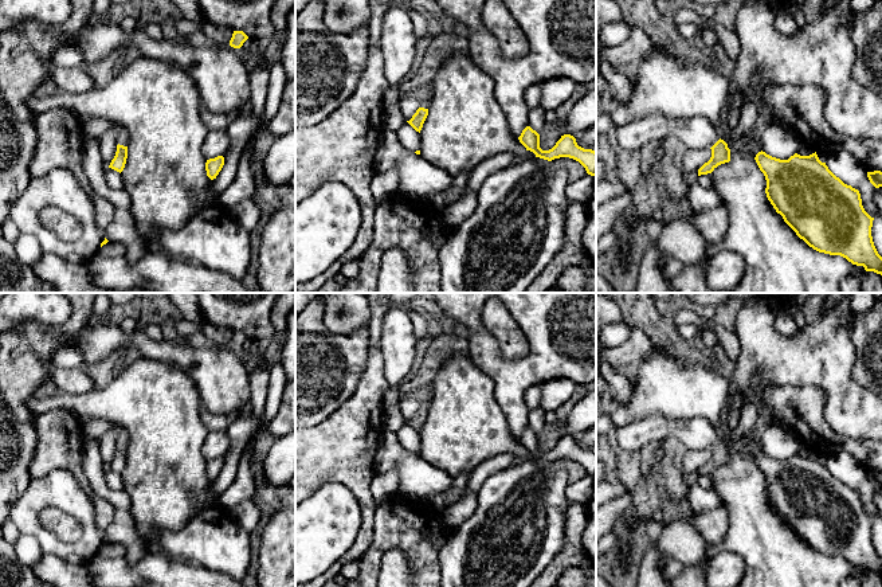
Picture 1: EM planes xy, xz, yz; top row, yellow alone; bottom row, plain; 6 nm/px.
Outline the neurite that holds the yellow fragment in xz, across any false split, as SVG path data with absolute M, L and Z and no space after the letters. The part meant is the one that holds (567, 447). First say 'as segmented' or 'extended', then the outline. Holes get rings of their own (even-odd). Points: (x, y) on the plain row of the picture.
as segmented | M526 427L521 437L520 443L536 455L536 458L552 462L560 458L569 458L579 462L588 476L596 477L596 453L592 450L584 450L577 446L576 439L571 435L564 435L549 451L540 449L540 435L530 427Z

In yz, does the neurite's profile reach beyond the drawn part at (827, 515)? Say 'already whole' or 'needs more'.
already whole

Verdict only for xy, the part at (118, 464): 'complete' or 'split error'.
split error

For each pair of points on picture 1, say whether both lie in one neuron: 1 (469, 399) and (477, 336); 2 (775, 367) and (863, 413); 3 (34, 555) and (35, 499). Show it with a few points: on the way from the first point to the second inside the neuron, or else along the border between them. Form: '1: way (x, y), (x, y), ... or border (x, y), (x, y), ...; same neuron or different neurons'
1: border (467, 353), (492, 379), (494, 386); different neurons
2: way (796, 367), (818, 367), (842, 391); same neuron
3: border (20, 532), (31, 536), (44, 552); different neurons

